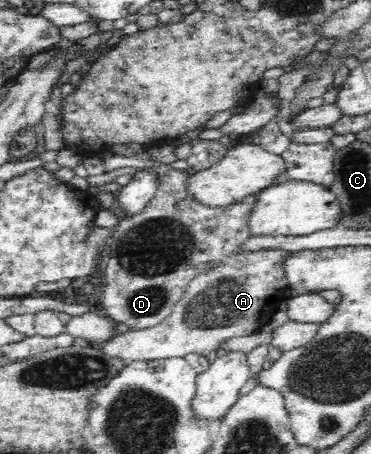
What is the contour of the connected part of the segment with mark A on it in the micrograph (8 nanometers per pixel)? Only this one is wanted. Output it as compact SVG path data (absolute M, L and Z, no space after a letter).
M264 251L235 259L227 256L223 268L209 274L201 273L194 278L164 324L141 332L121 333L95 347L107 358L116 358L126 365L137 361L183 357L187 353L207 355L211 350L217 350L221 341L251 336L271 320L279 303L284 300L283 292L289 287L285 269L295 255L293 252Z

